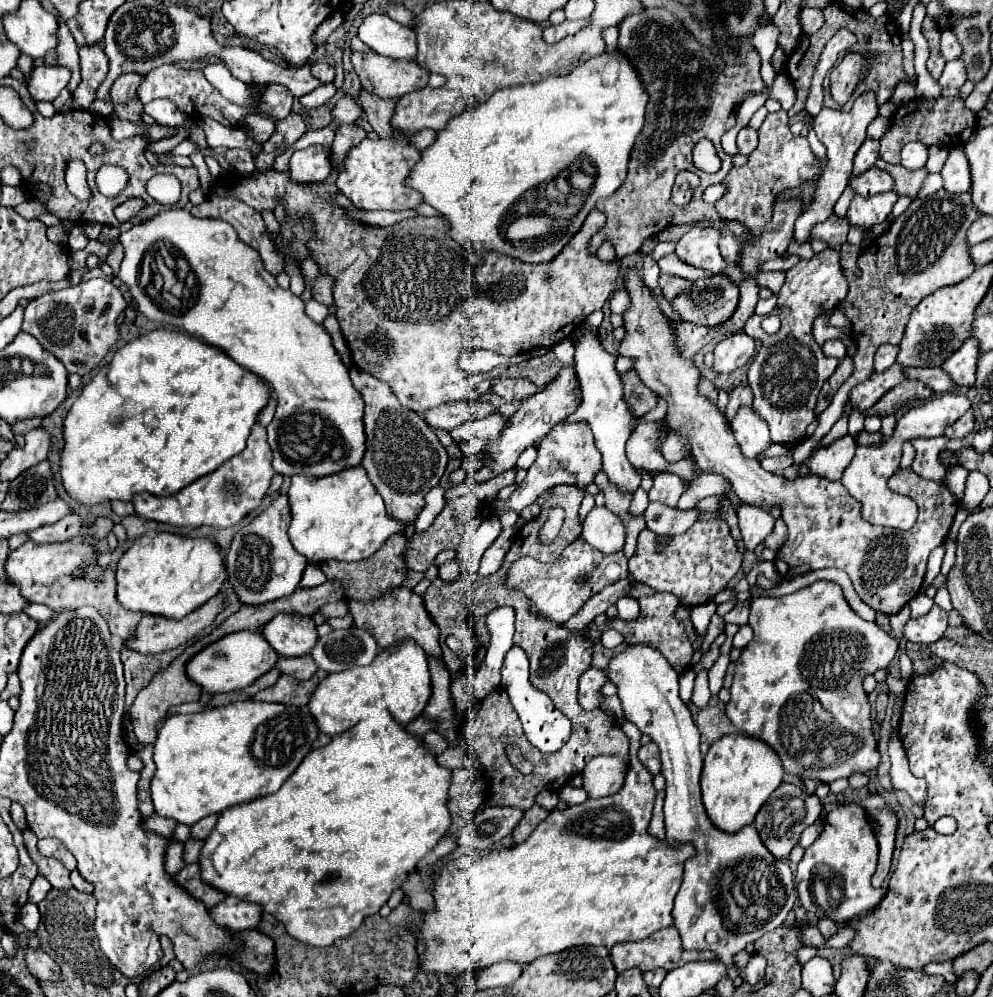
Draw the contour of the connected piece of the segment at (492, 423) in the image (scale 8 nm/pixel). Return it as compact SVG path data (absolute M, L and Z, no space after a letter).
M494 412L488 418L472 422L472 434L476 438L482 438L488 442L488 440L492 440L492 436L500 436L500 430L504 428L506 422L508 422L508 418L504 418L500 412Z

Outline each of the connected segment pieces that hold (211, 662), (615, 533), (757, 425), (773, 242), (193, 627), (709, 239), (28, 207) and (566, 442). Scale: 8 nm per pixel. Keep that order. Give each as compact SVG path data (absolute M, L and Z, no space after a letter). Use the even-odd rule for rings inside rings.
M244 630L244 632L230 634L226 638L220 638L218 642L206 646L188 662L186 672L206 692L218 694L218 692L232 692L232 690L246 688L248 684L252 684L252 680L272 670L276 666L276 660L278 660L276 650L266 642L262 634Z
M594 506L582 524L582 538L604 554L614 554L624 548L626 528L624 522L606 506Z
M740 406L738 414L732 418L730 424L740 448L744 450L744 456L756 458L762 450L770 446L768 424L752 406Z
M786 194L778 198L774 204L772 224L768 224L768 232L764 232L756 244L750 244L746 236L744 248L748 248L748 252L744 252L744 264L740 264L746 274L756 274L758 262L781 257L786 252L794 236L794 222L802 214L802 206L804 202L800 196Z
M220 594L208 604L200 606L192 616L184 620L160 620L160 616L142 616L134 636L130 636L124 646L144 656L160 654L178 648L192 640L200 630L212 624L214 616L220 612Z
M690 228L690 232L678 240L676 254L696 268L720 272L726 264L720 256L718 240L720 232L714 232L714 228Z
M29 199L14 207L14 210L27 220L35 219L42 214L48 213L46 208L38 200Z
M578 422L572 426L556 424L556 428L552 428L552 432L548 434L548 438L538 446L538 458L530 466L524 482L518 484L516 492L508 500L496 500L494 516L500 516L504 508L522 512L526 506L536 502L536 498L544 490L548 490L556 484L570 484L570 486L578 486L580 490L584 490L588 484L592 484L598 470L600 470L600 452L594 446L592 430L588 428L588 424L586 422Z

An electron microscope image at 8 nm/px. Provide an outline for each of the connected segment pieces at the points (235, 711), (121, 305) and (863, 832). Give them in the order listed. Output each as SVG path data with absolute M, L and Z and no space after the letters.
M244 700L222 708L208 708L198 714L170 716L162 722L154 742L156 774L150 782L154 810L162 818L172 818L180 824L192 826L198 820L210 814L220 814L230 806L246 804L260 796L274 794L310 752L310 746L316 738L318 728L306 706L292 708L284 704Z
M92 278L68 290L50 292L42 298L30 300L30 304L24 308L22 330L32 334L42 348L52 352L70 374L74 372L86 376L102 362L108 350L118 344L118 318L126 306L128 304L124 296L112 282L104 278Z
M846 804L834 808L824 824L818 840L806 848L804 858L796 870L796 890L802 906L814 912L818 918L830 918L834 922L848 922L876 908L882 890L872 888L870 878L876 870L878 844L872 826L866 818L866 810L858 804Z

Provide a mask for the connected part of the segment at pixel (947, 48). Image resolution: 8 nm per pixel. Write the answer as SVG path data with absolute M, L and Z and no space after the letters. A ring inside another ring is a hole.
M944 30L942 32L942 46L940 46L940 50L942 50L942 56L944 56L946 62L954 60L954 58L960 58L962 46L960 46L954 30Z

